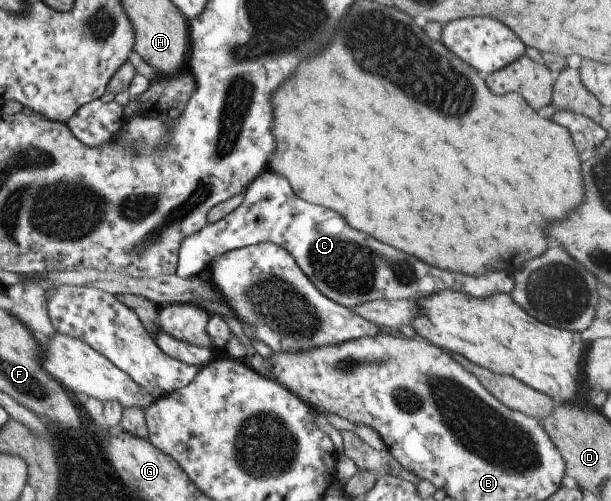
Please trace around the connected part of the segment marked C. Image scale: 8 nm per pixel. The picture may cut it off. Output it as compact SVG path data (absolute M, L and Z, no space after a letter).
M267 169L251 180L243 191L243 197L243 201L223 219L208 222L183 239L177 251L175 274L183 279L197 276L208 269L213 259L227 251L271 242L283 247L293 257L297 267L327 299L346 308L377 299L415 301L443 290L463 291L479 299L513 291L514 278L503 271L463 277L437 267L431 269L429 265L403 253L399 269L399 251L375 241L369 235L353 231L336 211L299 199L291 191L287 179Z

